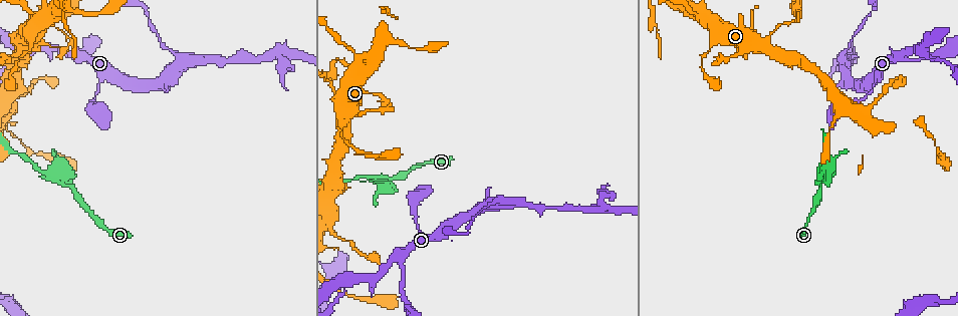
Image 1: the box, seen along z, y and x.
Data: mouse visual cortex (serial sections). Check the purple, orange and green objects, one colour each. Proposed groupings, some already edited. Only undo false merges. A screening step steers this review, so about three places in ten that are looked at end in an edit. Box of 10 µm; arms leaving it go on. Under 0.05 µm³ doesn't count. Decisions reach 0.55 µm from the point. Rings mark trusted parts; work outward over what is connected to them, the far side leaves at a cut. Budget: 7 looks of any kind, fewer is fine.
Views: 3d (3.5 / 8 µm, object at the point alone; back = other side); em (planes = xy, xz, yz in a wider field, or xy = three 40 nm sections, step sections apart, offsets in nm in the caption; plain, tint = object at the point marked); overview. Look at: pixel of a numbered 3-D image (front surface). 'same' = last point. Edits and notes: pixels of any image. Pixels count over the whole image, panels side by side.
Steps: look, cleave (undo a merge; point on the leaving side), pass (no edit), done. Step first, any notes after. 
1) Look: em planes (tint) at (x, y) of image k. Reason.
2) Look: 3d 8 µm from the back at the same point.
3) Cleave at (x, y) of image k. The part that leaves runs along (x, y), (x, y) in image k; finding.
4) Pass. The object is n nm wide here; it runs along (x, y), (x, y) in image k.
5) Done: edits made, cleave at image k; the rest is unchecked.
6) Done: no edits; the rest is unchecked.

Look: 3d 8 µm at (382, 177) of image 1. Three arms meet.

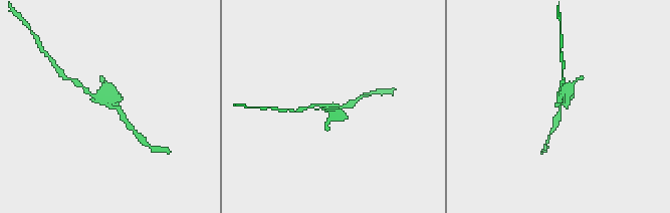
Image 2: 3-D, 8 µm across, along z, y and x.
Look: 3d 3.5 µm from the back at the same point.

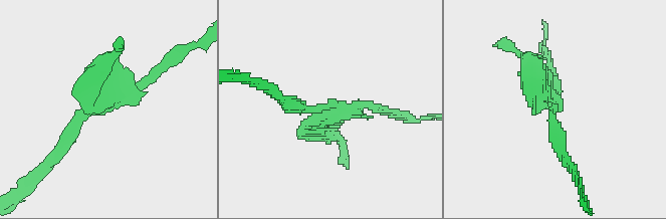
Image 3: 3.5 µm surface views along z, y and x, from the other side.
Look: em planes (tint) at (103, 104) of image 3. 3 arms meet here; the arms are 150, 200, 300 nm wide.

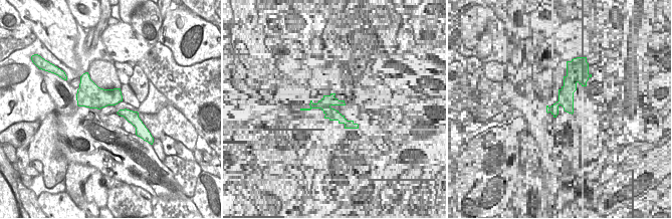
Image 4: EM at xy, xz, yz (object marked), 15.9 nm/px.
Cleave at (334, 135) of image 3. The part that leaves runs along (325, 112), (347, 169) in image 3; a second cell is stuck on.

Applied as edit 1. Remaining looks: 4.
Look: overview. Redraw.

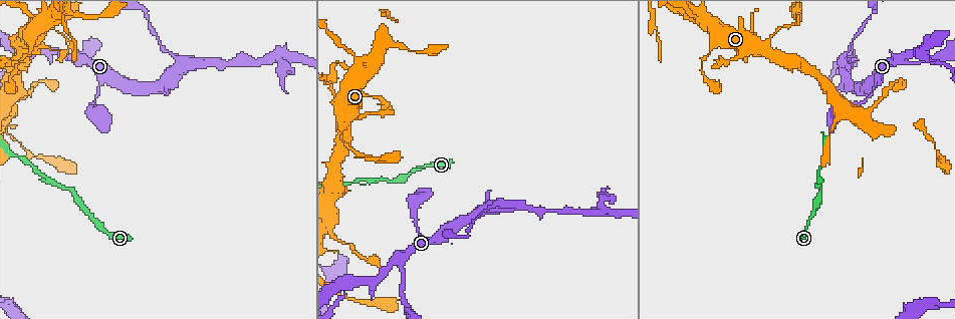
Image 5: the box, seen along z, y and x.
Look: 3d 8 µm at (601, 210) of image 5. Sharp bend.

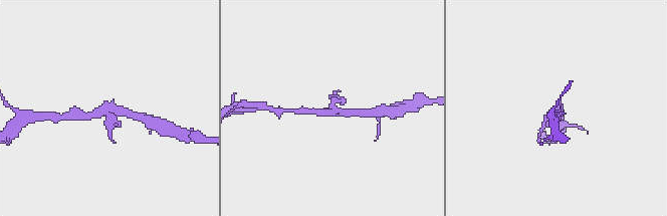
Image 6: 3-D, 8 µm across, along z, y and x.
Look: em xy step 5 (tint) at the same point.

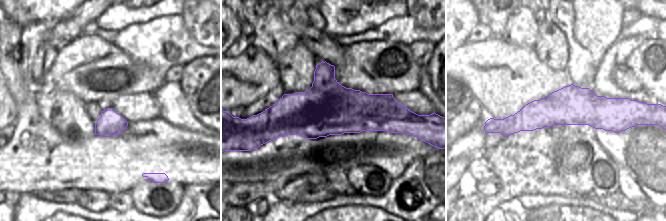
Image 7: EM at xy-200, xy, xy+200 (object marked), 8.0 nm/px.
Cleave at (108, 125) of image 6. The part that leaves runs along (106, 113), (109, 117), (112, 140), (116, 143) in image 6; a second cell is stuck on.

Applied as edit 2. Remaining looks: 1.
Done: edits made, cleave at image 3, cleave at image 6; the rest is unchecked.

